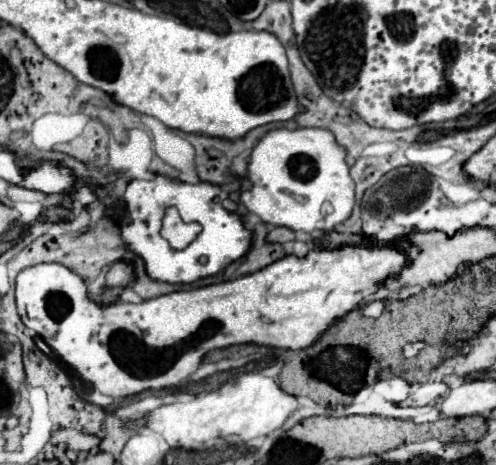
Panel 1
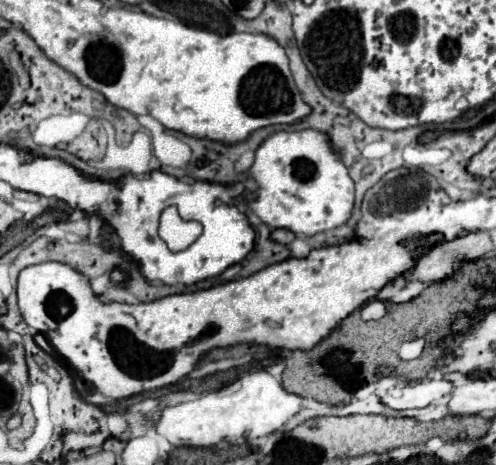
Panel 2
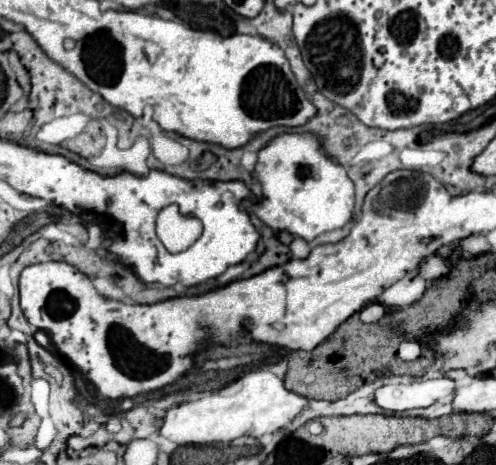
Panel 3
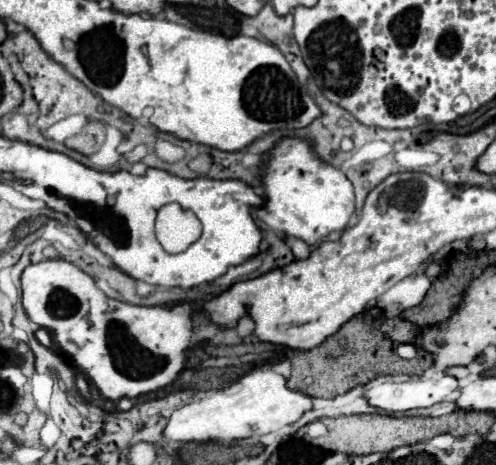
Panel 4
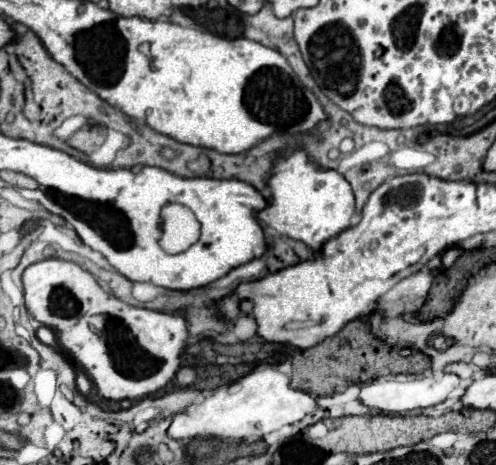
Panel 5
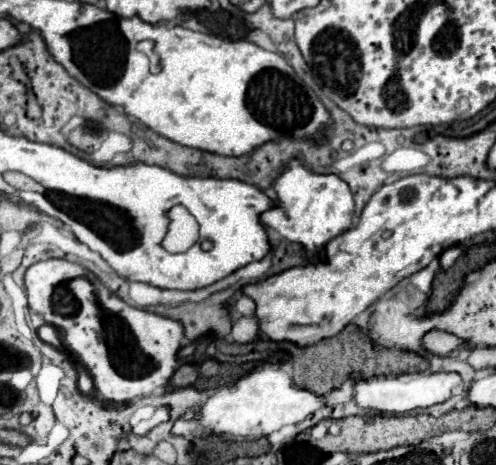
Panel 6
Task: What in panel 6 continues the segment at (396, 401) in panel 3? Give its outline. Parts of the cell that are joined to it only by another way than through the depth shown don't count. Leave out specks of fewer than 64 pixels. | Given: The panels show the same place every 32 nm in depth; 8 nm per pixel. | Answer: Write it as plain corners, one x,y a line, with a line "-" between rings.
418,372
416,376
412,374
402,374
402,376
374,376
374,378
356,378
352,380
352,390
354,390
354,402
360,408
366,410
376,410
380,414
404,414
414,408
426,408
434,406
440,402
446,402
452,392
460,386
462,378
456,372

